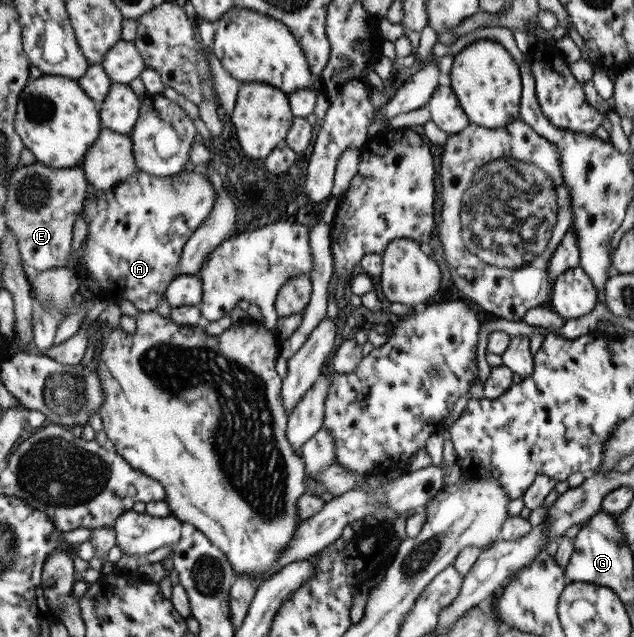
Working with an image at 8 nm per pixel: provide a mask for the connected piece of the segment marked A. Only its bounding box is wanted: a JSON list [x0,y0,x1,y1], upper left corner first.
[80,170,215,313]

